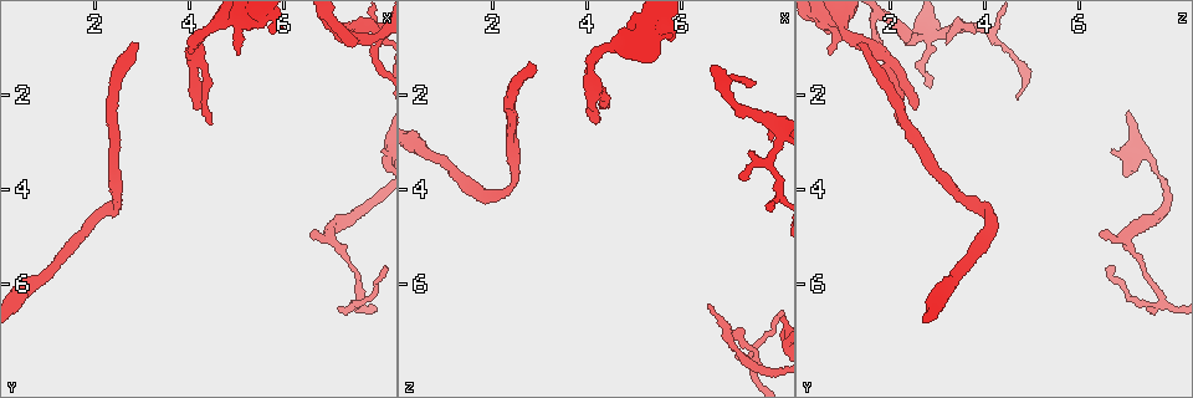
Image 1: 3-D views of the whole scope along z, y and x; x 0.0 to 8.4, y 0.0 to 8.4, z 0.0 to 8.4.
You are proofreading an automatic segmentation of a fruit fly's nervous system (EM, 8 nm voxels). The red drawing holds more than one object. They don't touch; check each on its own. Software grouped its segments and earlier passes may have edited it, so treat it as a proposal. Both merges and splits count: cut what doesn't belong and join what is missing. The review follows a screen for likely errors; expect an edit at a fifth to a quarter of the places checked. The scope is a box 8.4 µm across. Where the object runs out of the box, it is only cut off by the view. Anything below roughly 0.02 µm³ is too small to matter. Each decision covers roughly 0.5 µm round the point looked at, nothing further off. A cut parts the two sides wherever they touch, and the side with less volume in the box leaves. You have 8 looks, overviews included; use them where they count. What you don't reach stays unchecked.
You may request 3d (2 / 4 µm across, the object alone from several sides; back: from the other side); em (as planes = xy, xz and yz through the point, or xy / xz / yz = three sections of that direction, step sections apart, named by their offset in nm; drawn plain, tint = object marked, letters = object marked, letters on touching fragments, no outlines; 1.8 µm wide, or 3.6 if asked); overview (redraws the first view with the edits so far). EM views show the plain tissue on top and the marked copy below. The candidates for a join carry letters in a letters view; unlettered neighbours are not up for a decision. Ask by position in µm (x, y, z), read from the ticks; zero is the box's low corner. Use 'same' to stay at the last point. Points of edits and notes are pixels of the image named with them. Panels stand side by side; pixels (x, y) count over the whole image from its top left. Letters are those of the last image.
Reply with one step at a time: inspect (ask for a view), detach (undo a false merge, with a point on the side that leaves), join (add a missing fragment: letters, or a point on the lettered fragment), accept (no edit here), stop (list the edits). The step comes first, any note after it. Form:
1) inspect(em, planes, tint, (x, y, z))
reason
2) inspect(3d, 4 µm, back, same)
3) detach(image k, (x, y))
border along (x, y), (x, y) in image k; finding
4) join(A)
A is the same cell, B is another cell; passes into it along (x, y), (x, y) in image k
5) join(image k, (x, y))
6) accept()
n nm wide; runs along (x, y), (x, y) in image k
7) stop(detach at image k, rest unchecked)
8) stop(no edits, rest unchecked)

inspect(em, planes, letters, (4.15, 2.35, 2.50))
an open end

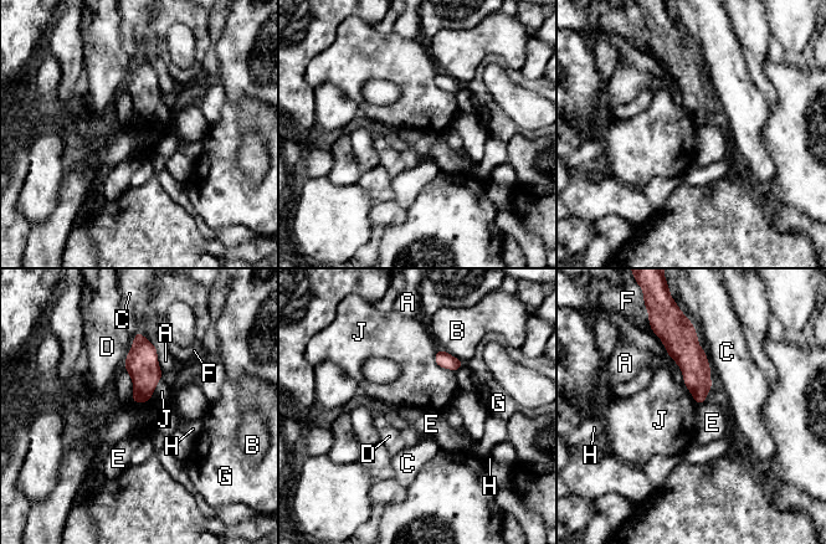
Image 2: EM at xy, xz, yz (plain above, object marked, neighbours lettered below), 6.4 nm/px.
accept()
150 nm wide; D touches over 220 nm; A, B, C, D, E, F, G, H and J are other cells; no lettered fragment goes on from it

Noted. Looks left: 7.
inspect(3d, 4 µm, (2.80, 0.95, 1.25))
long arm stops here

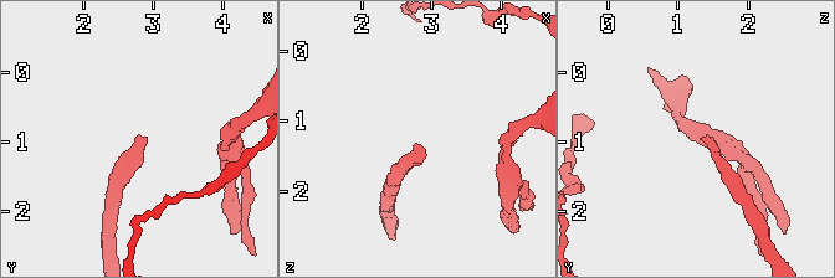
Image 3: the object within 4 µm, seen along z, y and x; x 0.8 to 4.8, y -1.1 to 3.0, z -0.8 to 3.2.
inspect(em, yz, step 4, tint, (2.80, 0.95, 1.30))
shape alone is not enough

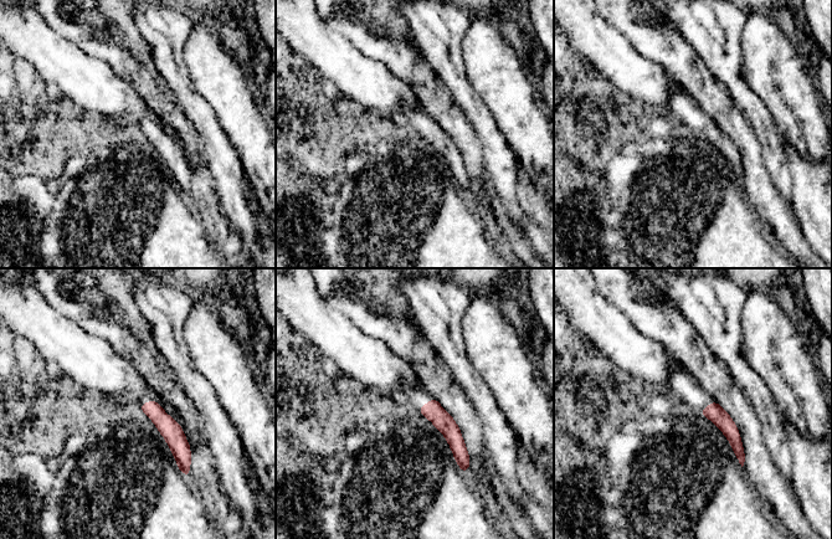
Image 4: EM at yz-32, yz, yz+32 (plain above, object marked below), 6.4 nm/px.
inspect(em, yz, step 4, letters, same)

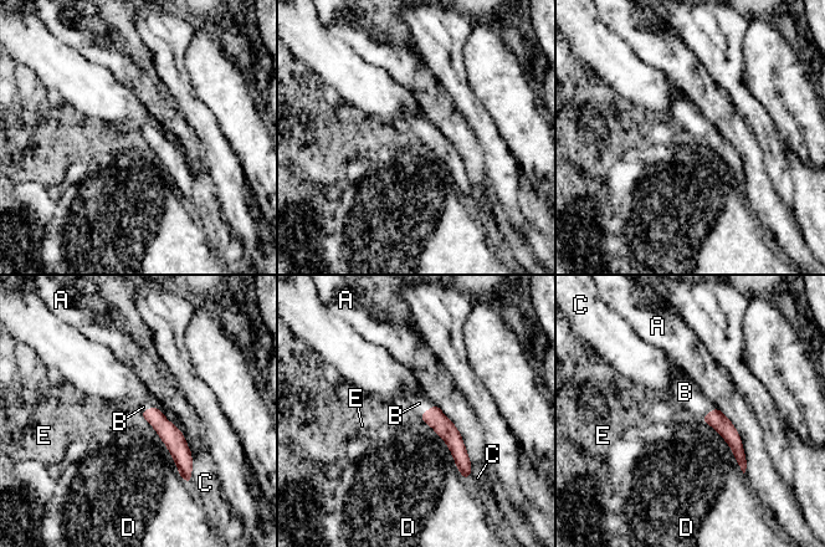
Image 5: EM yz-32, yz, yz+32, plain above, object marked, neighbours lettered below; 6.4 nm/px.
join(image 5, (685, 392))
110 nm wide; B is the same cell, A, C, D and E are other cells; passes into it along (715, 418), (710, 412), (685, 392) in image 5; it goes on there

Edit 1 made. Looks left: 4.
inspect(3d, 2 µm, (7.60, 0.85, 1.80))
an open end

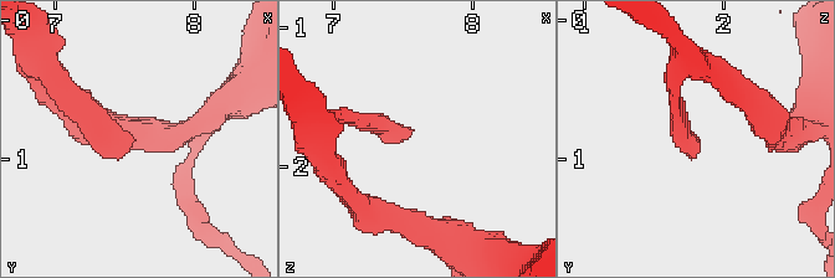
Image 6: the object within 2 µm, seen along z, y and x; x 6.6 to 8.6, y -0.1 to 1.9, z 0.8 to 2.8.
inspect(em, planes, letters, (7.58, 0.84, 1.76))

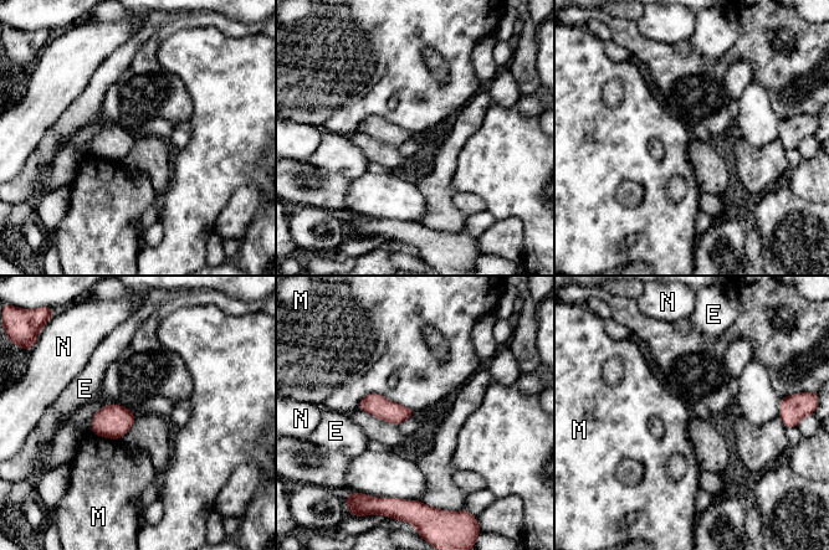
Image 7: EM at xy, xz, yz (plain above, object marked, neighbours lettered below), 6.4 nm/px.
accept()
M touches over 340 nm; E, M and N are other cells; none of them fits

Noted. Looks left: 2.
stop(join at image 5, rest unchecked)

